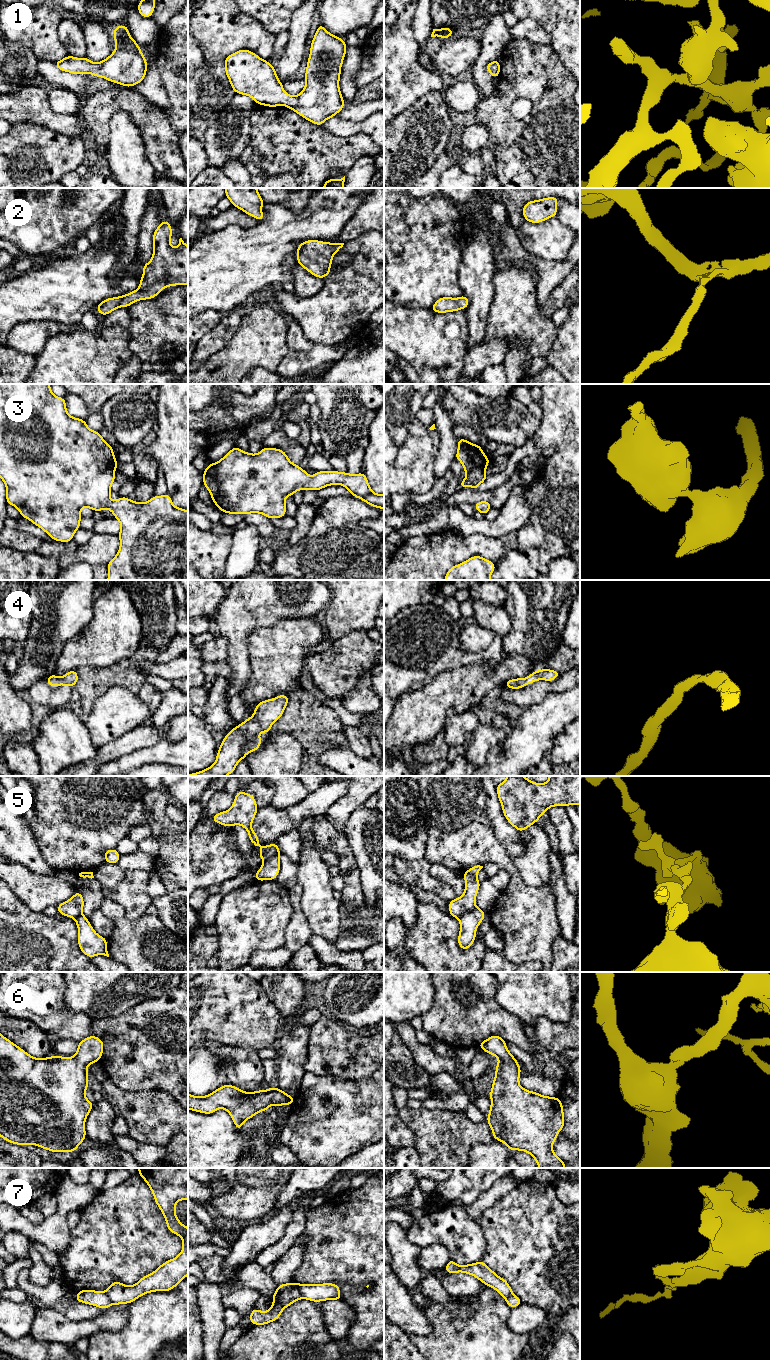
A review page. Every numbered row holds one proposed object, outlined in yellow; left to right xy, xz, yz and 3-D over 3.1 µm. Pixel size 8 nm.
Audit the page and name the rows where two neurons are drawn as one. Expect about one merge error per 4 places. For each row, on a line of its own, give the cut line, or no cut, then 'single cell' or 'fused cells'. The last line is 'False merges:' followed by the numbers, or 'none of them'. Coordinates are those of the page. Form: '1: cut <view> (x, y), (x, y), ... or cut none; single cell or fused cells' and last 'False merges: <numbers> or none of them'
1: cut none; single cell
2: cut none; single cell
3: cut none; single cell
4: cut none; single cell
5: cut yz (475, 906), (458, 918); fused cells
6: cut none; single cell
7: cut xz (292, 1283), (303, 1297); fused cells
False merges: 5, 7

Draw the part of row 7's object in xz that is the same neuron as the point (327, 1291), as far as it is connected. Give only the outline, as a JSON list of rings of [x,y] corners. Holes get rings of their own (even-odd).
[[[293,1283],[303,1298],[313,1302],[325,1300],[342,1300],[339,1285],[333,1283],[300,1284]]]

